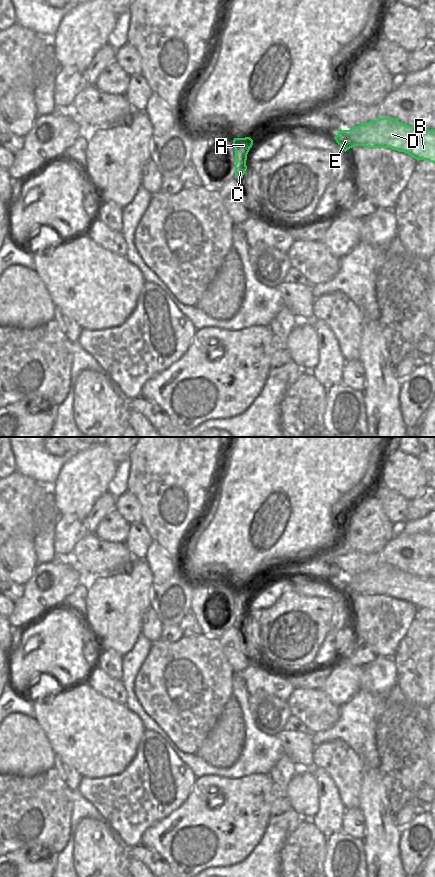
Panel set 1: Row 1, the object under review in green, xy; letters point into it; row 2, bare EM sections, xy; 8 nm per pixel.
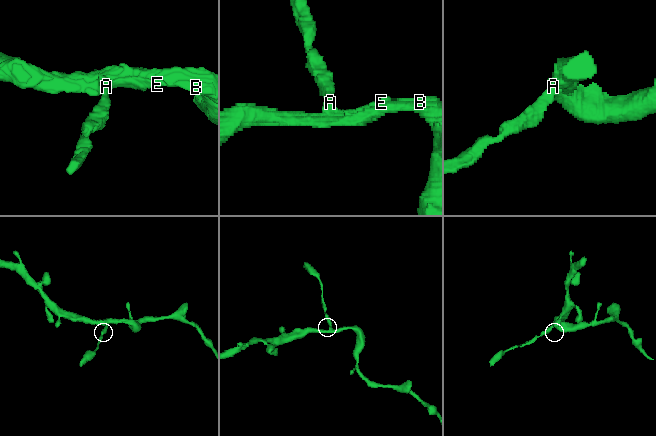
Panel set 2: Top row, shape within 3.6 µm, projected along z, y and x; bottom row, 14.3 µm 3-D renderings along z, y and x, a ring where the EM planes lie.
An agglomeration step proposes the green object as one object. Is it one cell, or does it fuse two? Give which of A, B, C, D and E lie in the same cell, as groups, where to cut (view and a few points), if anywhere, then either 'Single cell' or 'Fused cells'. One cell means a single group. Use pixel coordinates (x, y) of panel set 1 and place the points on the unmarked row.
Groups: A B D E / C. Split along xy (245, 609), (238, 606), (235, 610). Fused cells

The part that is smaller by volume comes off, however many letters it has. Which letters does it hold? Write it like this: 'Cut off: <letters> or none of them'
Cut off: C

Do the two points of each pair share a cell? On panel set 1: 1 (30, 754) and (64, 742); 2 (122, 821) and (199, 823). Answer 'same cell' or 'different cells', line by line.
1: different cells
2: different cells

